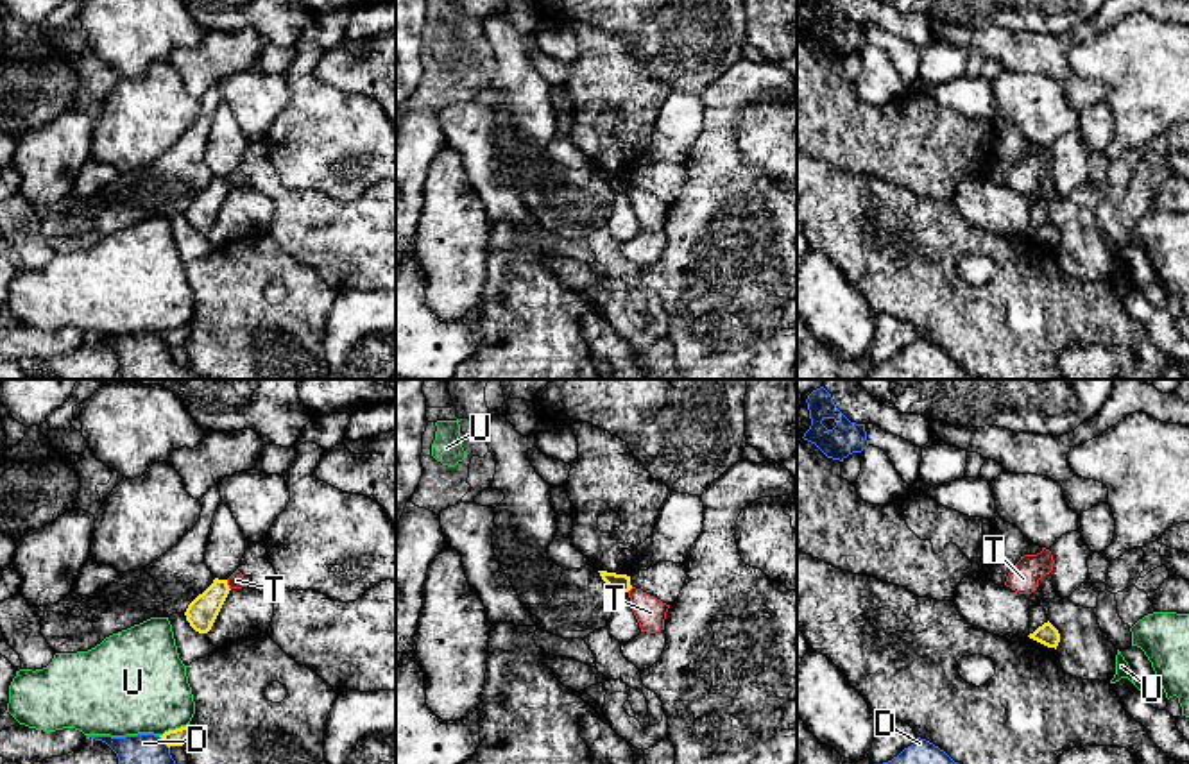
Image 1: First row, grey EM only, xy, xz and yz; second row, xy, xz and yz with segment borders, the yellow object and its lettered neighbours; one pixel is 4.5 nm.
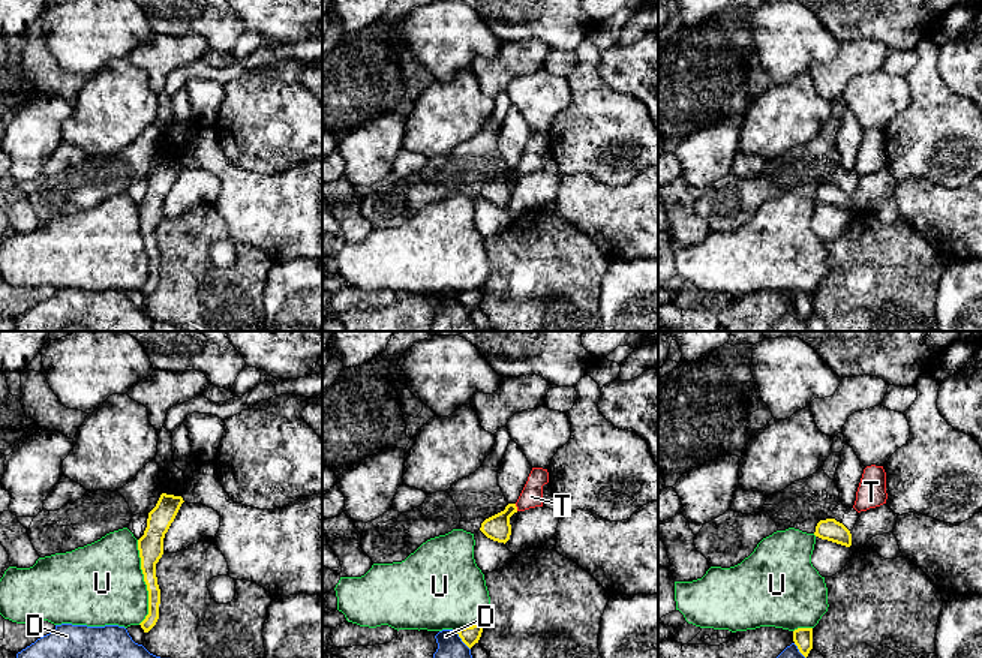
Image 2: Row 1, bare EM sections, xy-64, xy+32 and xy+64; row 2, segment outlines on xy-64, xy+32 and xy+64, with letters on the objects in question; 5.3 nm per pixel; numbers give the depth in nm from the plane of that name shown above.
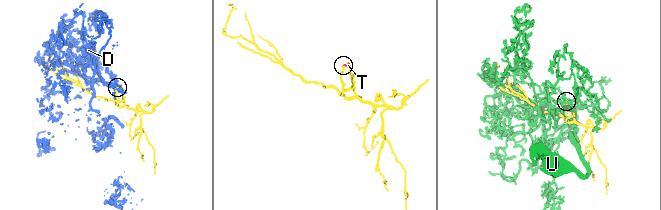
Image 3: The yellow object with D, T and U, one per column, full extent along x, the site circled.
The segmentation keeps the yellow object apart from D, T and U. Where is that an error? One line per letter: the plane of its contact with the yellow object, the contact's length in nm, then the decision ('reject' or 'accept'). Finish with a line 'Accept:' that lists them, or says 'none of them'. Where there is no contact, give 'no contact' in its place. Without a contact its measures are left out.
D: meets yellow in xy; contact 80 nm long; reject
T: meets yellow in xy; contact 50 nm long; reject
U: meets yellow in xy; contact 150 nm long; reject
Accept: none of them

